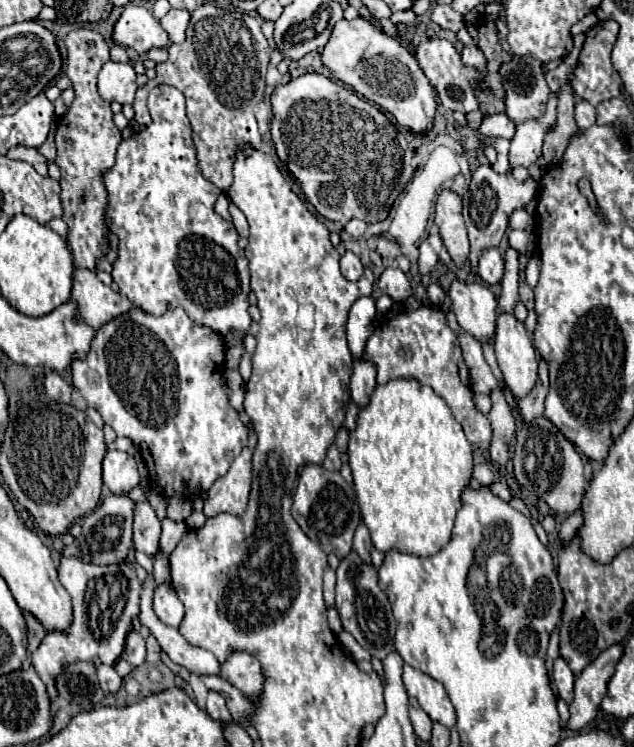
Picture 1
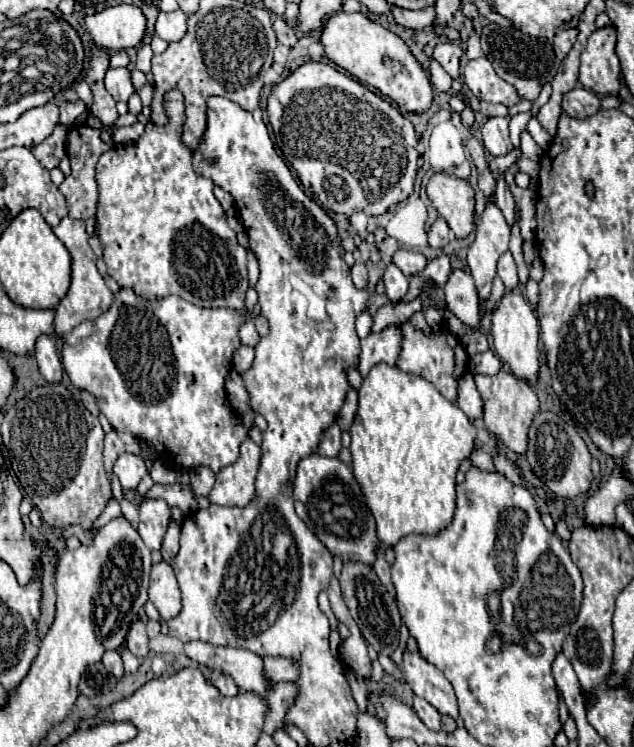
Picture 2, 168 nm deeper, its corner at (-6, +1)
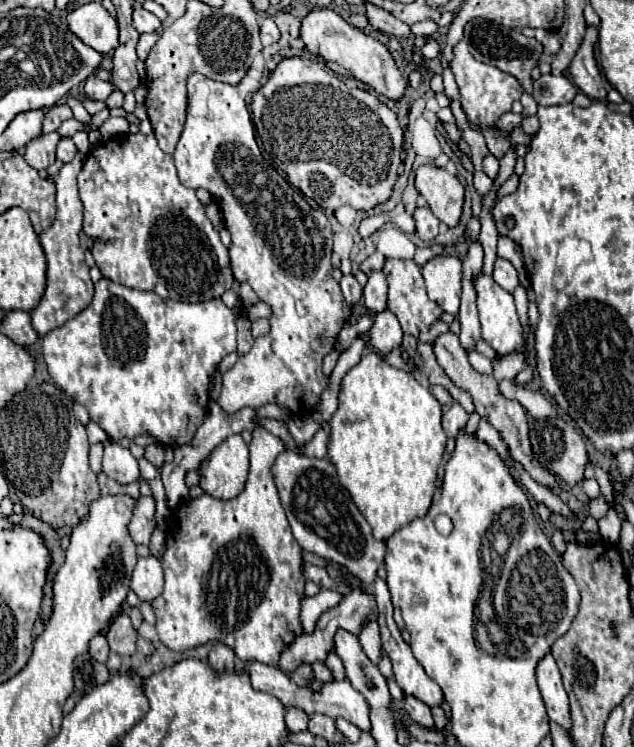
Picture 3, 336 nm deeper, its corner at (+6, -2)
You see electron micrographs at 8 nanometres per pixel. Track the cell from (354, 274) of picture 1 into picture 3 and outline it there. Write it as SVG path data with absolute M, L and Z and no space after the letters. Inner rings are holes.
M344 275L340 279L340 287L342 287L342 295L344 295L344 303L352 309L360 299L362 299L362 287L356 281L354 275Z

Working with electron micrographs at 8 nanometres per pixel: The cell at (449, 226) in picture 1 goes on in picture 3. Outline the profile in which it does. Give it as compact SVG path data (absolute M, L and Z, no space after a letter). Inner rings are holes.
M420 165L416 169L416 189L442 223L454 227L460 221L464 187L446 169L436 165Z

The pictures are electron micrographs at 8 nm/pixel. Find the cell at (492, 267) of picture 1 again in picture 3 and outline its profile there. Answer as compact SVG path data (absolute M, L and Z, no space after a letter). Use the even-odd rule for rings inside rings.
M500 257L496 259L496 265L494 265L494 279L496 279L496 283L500 287L504 287L510 293L518 287L518 273L516 273L516 269L512 267L510 261L500 259Z

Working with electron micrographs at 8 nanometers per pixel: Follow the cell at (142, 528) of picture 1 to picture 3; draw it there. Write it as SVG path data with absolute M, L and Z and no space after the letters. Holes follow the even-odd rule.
M140 497L136 501L134 517L130 521L130 535L132 535L134 543L148 545L150 535L152 535L152 531L156 527L154 513L156 513L156 501L154 501L154 497Z

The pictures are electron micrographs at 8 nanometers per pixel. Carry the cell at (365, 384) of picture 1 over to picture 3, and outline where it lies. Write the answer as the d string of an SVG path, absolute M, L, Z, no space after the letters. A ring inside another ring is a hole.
M382 311L376 315L374 325L370 329L370 345L378 355L384 355L392 351L394 347L400 347L402 343L402 329L392 311Z

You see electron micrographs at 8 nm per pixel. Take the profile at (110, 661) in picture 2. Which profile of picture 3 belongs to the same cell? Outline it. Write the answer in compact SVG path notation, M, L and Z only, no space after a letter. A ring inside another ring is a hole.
M96 633L96 637L92 637L90 641L90 655L100 661L100 663L106 663L106 657L108 657L108 643L106 643L106 637L102 633Z

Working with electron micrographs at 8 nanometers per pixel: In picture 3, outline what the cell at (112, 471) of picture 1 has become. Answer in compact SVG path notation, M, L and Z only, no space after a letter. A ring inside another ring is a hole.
M108 443L104 447L104 459L102 459L102 471L116 479L122 485L128 485L136 479L140 479L138 463L132 457L128 447L122 447L118 443Z

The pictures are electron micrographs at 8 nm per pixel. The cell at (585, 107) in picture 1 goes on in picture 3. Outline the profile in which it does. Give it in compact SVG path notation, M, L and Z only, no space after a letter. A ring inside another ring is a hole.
M540 75L534 81L534 99L538 105L560 105L568 103L576 95L574 83L566 75Z

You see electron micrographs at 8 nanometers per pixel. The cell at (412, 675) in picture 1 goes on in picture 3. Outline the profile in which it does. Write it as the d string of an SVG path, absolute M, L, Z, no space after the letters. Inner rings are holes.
M376 579L374 583L374 595L376 595L376 603L378 603L378 625L380 625L380 633L382 633L382 649L388 651L390 655L390 661L394 665L394 675L396 675L396 683L402 687L402 691L406 695L412 695L412 697L418 697L420 701L424 701L428 707L436 707L444 701L444 695L442 695L442 689L438 687L438 683L434 679L430 679L426 675L426 671L422 669L422 665L416 661L410 645L402 639L402 633L394 621L394 607L392 607L392 601L390 601L390 591L388 591L388 585L382 581L382 579Z

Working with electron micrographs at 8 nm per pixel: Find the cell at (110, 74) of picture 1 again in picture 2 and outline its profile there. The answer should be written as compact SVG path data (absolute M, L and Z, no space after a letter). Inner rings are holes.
M110 68L106 72L106 90L116 102L128 102L132 94L136 94L136 88L130 78L128 68Z

